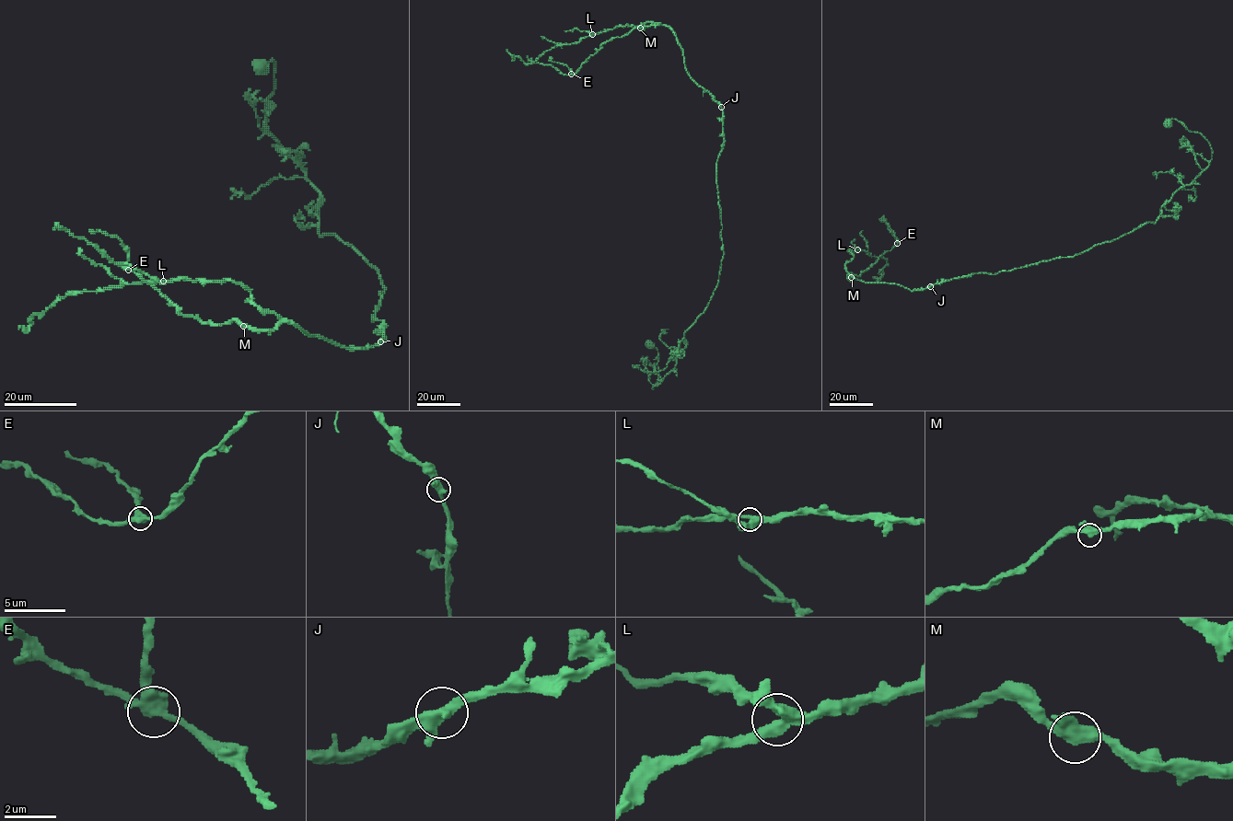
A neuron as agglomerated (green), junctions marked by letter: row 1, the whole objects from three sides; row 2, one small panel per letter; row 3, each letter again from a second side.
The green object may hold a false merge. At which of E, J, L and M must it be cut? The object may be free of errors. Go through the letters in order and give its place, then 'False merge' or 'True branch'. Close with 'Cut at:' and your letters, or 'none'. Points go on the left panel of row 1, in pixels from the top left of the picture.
E: Place: (128, 270). True branch
J: Place: (380, 341). True branch
L: Place: (163, 281). True branch
M: Place: (243, 326). True branch
Cut at: none

